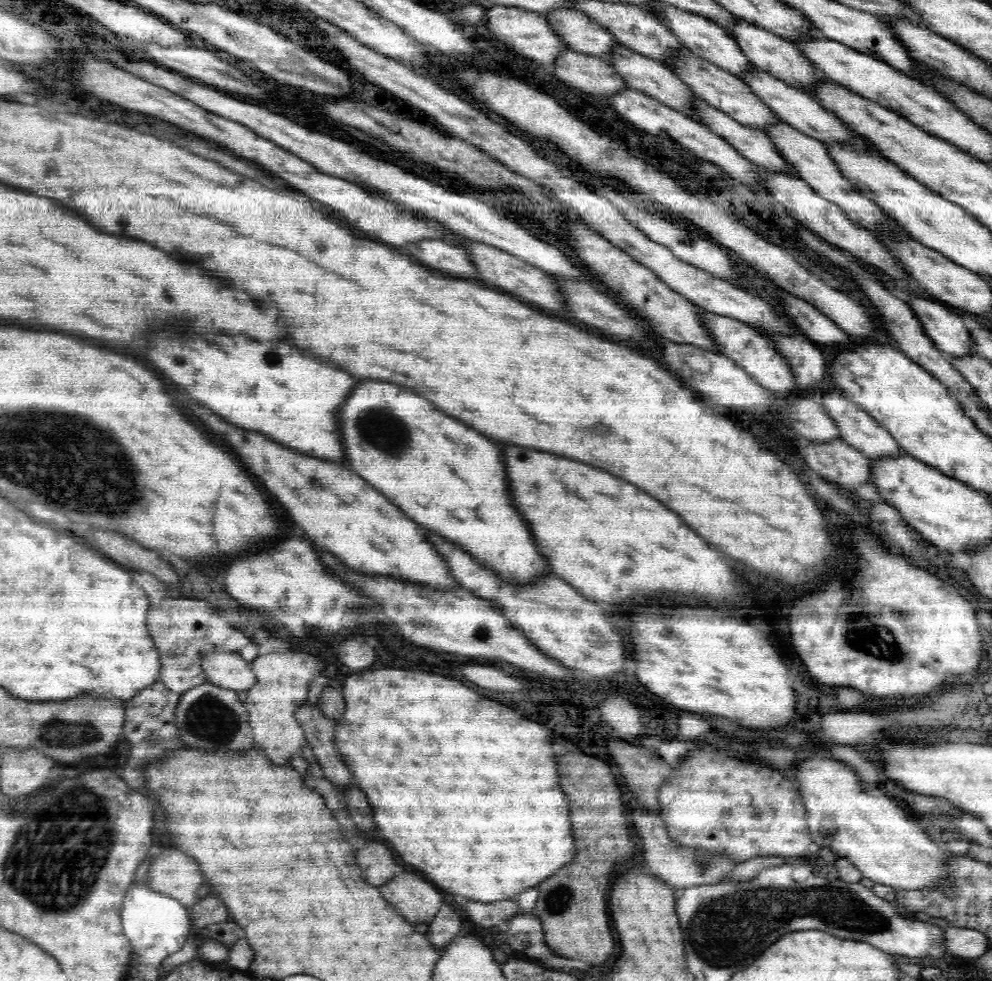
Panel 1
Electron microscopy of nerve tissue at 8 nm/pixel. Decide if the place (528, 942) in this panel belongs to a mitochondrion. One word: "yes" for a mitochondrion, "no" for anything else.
yes

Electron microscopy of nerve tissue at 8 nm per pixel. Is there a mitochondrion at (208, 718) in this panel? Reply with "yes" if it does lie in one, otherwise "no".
yes

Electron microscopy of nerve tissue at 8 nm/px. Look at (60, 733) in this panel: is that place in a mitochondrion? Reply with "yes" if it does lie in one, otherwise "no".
yes

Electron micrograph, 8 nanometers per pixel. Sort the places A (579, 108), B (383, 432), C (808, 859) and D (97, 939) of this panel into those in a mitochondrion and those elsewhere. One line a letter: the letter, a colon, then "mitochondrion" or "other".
A: other
B: mitochondrion
C: other
D: other

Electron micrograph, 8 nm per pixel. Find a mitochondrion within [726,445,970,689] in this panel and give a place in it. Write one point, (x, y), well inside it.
(867, 636)

